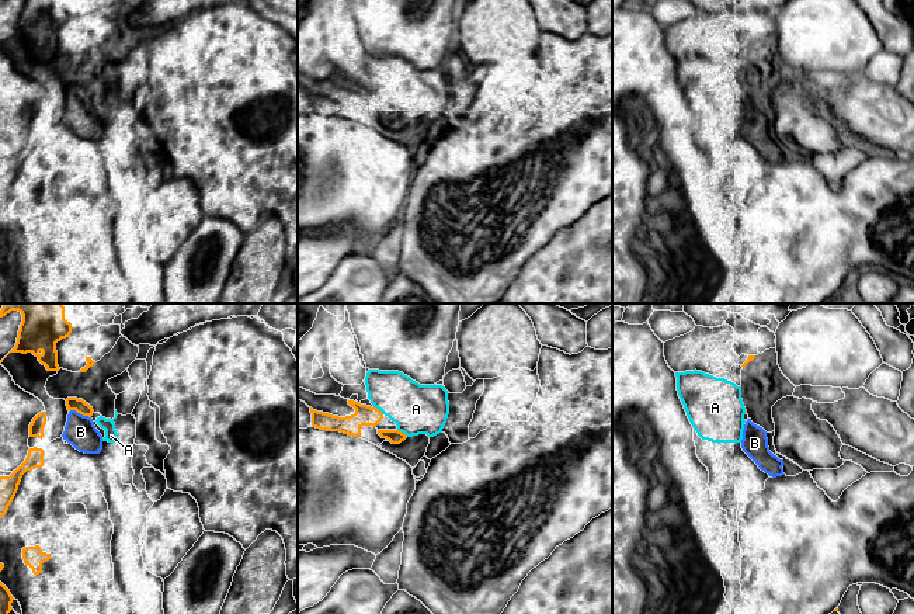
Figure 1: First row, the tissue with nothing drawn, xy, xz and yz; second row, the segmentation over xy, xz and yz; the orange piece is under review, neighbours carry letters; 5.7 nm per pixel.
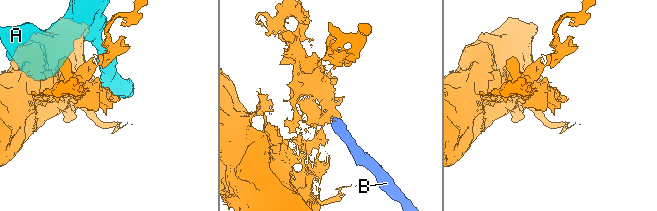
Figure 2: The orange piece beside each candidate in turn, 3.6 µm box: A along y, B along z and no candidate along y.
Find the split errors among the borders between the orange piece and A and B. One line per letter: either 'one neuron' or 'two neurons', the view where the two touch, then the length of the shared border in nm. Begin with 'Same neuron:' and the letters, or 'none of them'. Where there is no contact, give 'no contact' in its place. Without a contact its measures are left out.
Same neuron: none of them
A: two neurons; contact in xz; length 80 nm
B: two neurons; contact in xy; length 130 nm

